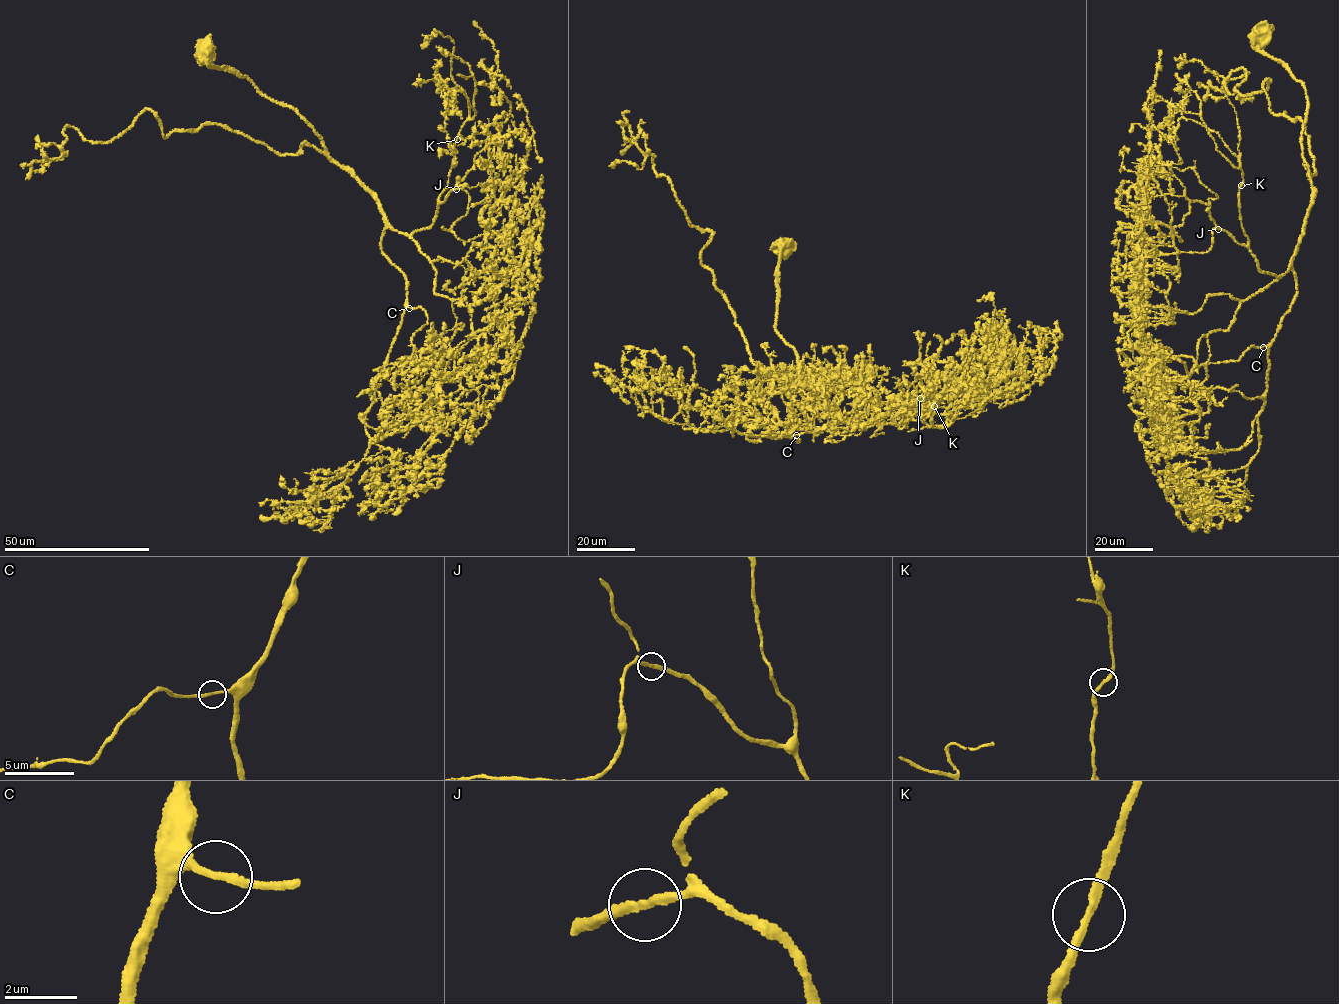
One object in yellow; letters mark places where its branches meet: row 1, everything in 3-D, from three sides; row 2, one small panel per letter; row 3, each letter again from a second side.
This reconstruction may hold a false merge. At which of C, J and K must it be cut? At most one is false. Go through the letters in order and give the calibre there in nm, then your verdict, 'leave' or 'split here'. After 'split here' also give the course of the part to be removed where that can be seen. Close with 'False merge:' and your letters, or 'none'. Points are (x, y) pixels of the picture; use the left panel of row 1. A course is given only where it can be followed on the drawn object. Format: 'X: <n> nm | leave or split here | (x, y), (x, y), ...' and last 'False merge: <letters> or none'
C: 170 nm | leave
J: 200 nm | leave
K: 200 nm | leave
False merge: none

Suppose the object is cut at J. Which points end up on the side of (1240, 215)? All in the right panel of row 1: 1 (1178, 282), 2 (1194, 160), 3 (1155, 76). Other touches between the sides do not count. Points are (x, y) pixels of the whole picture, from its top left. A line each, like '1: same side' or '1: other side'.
1: other side
2: other side
3: other side

